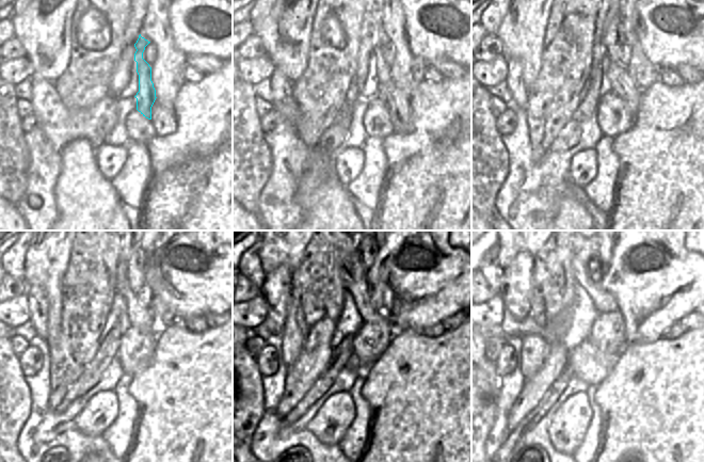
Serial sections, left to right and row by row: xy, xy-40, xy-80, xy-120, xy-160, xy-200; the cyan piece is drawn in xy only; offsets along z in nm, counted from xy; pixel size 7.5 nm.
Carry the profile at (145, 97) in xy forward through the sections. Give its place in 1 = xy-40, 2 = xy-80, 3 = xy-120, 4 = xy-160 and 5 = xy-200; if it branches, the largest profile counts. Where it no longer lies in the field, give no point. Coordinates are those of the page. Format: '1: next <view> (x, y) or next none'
1: next xy-40 (383, 70)
2: next xy-80 (612, 42)
3: next xy-120 (137, 259)
4: next xy-160 (368, 252)
5: next xy-200 (605, 252)

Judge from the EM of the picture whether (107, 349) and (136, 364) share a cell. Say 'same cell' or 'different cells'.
different cells

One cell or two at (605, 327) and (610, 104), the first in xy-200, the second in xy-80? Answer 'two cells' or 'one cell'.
one cell

